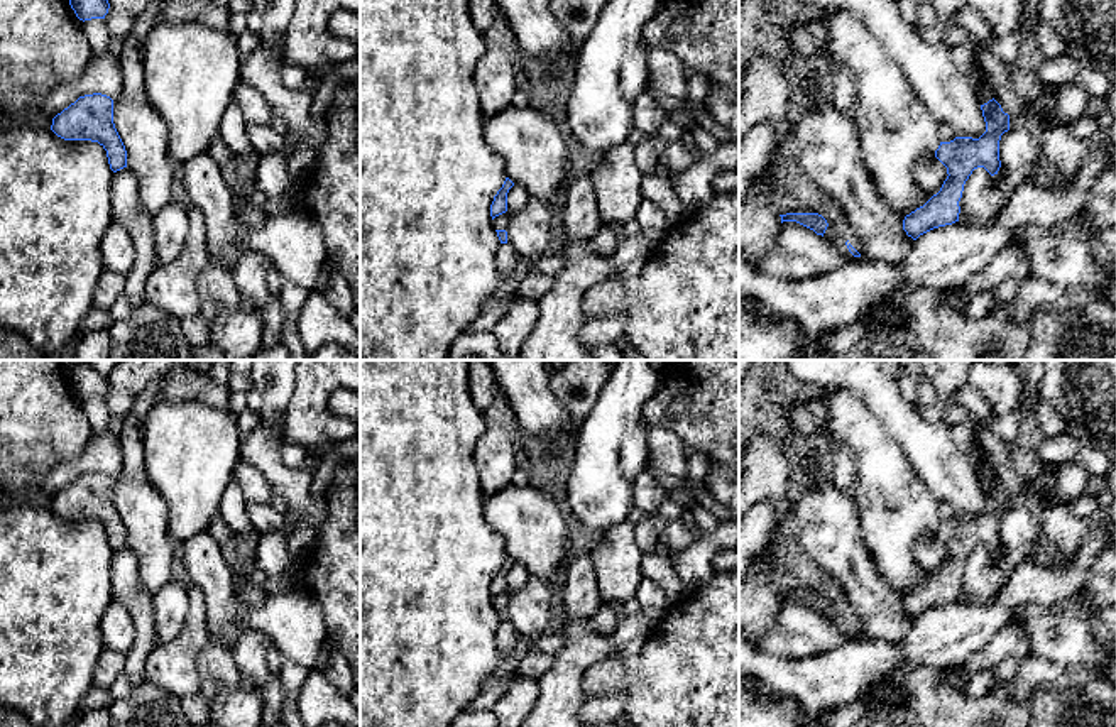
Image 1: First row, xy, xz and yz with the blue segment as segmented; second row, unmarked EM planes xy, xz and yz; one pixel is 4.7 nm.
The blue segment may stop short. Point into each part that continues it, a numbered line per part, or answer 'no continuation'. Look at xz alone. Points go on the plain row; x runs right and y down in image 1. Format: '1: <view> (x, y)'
1: xz (501, 601)

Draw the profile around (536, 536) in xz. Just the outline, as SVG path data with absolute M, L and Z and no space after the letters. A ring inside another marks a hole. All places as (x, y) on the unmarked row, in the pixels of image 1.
M509 484L487 500L487 522L504 538L514 563L550 585L561 582L570 533L550 492Z

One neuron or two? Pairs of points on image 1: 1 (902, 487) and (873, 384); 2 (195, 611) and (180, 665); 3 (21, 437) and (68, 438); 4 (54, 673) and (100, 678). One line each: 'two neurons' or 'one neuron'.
1: two neurons
2: one neuron
3: one neuron
4: two neurons

